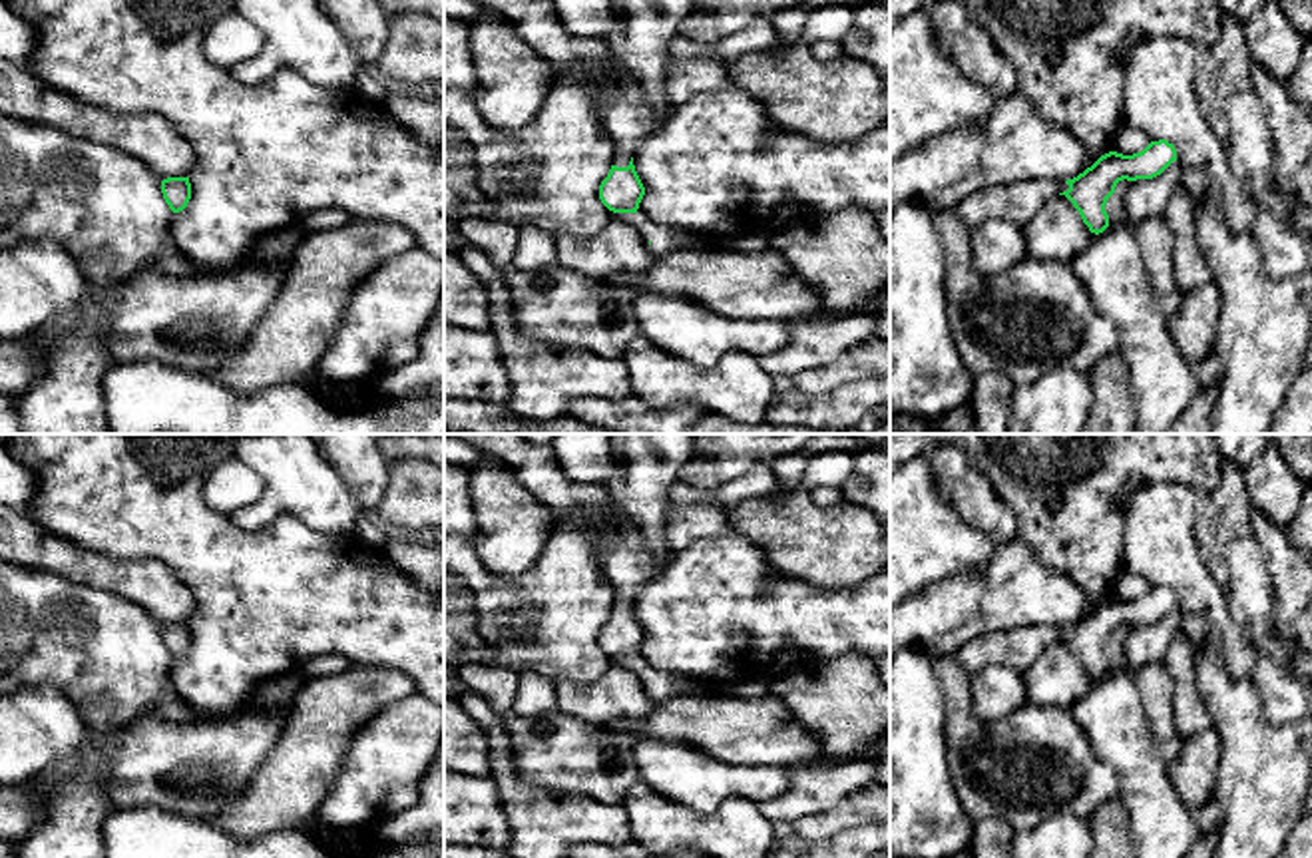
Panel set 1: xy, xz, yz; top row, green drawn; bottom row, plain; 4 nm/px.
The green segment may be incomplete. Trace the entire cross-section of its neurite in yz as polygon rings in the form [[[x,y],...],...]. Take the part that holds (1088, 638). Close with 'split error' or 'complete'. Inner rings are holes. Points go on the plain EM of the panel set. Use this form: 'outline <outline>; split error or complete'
outline [[[1159,585],[1133,601],[1109,597],[1067,627],[1033,625],[978,637],[966,643],[956,657],[970,675],[989,665],[1007,665],[1023,673],[1049,643],[1065,641],[1089,677],[1099,681],[1109,673],[1105,651],[1117,629],[1153,625],[1173,607],[1177,607],[1175,591]]]; split error

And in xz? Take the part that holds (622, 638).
outline [[[615,508],[605,510],[615,536],[601,543],[603,569],[615,589],[615,607],[599,631],[601,649],[613,659],[637,659],[645,633],[633,611],[639,587],[655,575],[651,553],[633,524]]]; split error

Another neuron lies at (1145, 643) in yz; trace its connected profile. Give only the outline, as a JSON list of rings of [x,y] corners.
[[[1173,607],[1153,625],[1131,627],[1125,641],[1125,657],[1131,671],[1135,673],[1147,663],[1163,661],[1177,631],[1181,631],[1179,607]]]

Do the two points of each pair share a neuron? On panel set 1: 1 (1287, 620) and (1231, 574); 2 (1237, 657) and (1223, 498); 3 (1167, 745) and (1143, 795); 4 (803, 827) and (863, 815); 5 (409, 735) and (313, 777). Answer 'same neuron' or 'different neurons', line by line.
1: different neurons
2: different neurons
3: different neurons
4: same neuron
5: different neurons

